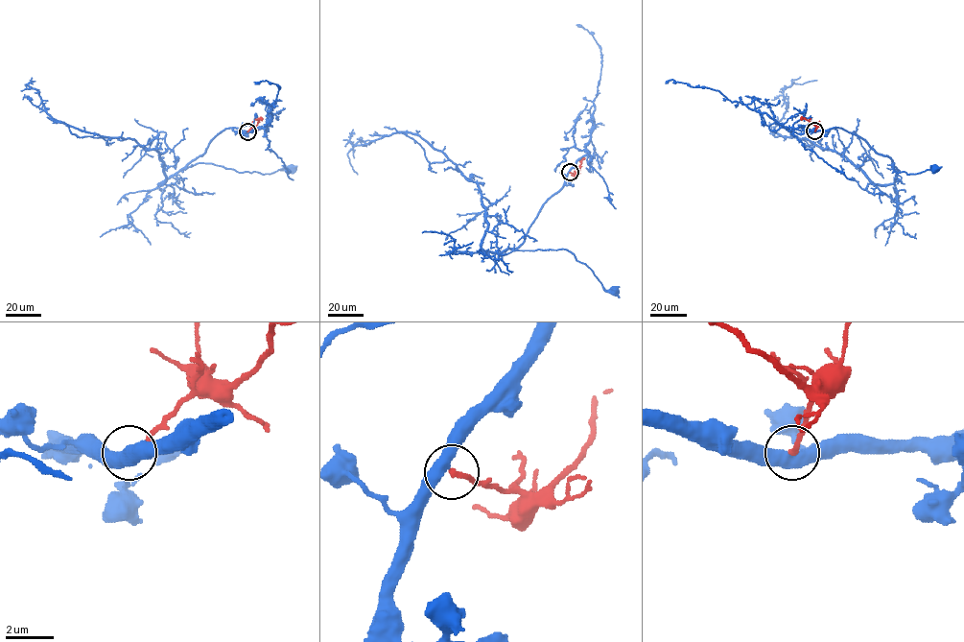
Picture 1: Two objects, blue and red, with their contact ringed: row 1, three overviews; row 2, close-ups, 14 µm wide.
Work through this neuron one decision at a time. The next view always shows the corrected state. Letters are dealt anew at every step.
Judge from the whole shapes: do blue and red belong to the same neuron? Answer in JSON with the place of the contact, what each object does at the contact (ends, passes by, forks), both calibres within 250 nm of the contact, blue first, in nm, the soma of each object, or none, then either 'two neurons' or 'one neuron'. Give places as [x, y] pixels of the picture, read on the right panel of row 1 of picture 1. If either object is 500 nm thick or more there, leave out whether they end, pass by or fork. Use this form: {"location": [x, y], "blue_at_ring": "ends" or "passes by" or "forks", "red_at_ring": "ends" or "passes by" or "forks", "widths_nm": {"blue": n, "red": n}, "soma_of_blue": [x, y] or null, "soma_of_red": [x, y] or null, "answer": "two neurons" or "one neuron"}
{"location": [814, 130], "blue_at_ring": "passes by", "red_at_ring": "ends", "widths_nm": {"blue": 480, "red": 220}, "soma_of_blue": [934, 168], "soma_of_red": null, "answer": "one neuron"}

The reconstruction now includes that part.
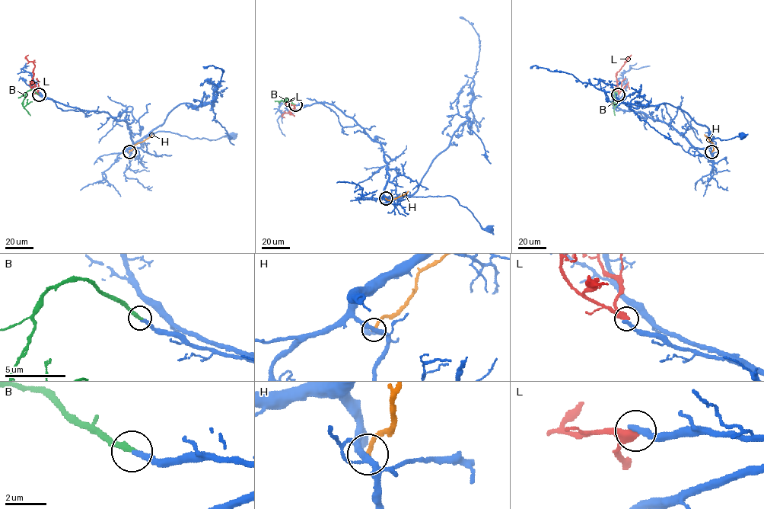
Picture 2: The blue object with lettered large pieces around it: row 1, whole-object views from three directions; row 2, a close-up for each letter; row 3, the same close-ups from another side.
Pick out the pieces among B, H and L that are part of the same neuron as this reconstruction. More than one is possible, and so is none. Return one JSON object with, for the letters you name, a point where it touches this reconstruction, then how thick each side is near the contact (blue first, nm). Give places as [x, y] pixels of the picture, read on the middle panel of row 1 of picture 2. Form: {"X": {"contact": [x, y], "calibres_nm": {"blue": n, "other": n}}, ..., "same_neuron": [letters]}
{"B": {"contact": [294, 104], "calibres_nm": {"blue": 260, "other": 300}}, "same_neuron": ["B"]}

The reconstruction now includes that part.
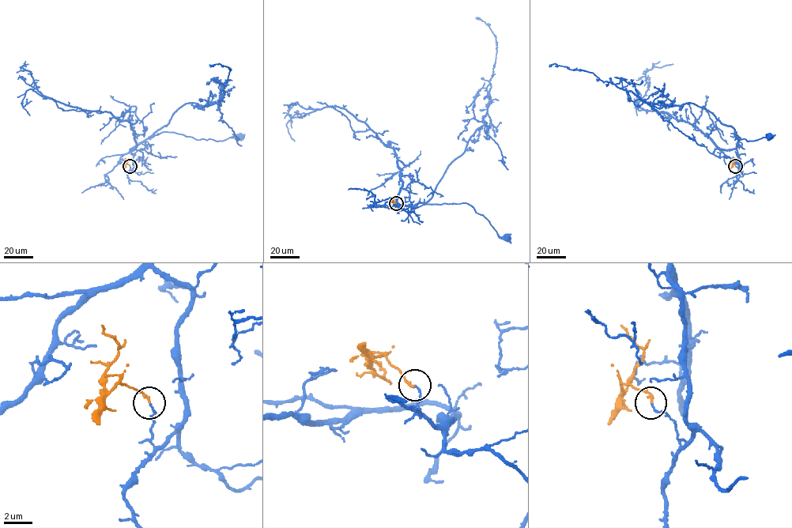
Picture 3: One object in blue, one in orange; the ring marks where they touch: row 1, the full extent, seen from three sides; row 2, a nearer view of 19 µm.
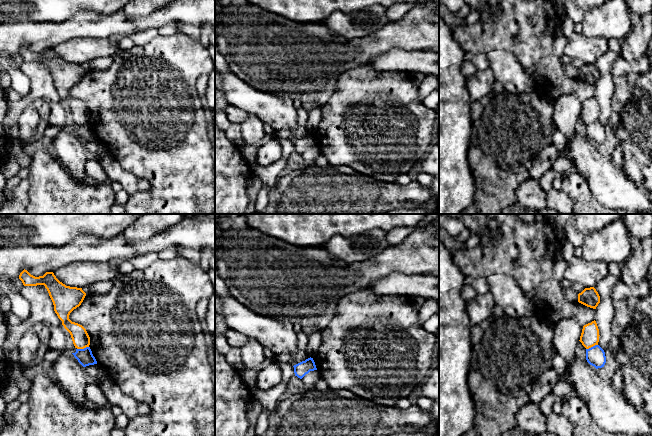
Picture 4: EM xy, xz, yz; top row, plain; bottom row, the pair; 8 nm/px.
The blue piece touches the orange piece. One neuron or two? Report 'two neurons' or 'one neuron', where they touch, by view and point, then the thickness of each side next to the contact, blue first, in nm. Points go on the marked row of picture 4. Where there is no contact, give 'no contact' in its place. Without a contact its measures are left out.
two neurons; meets blue in xy at (82, 349); 130 nm thick on the blue side, 140 nm on the other

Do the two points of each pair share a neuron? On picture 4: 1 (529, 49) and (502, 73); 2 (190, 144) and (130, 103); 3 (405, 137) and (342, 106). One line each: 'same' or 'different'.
1: different
2: same
3: same

